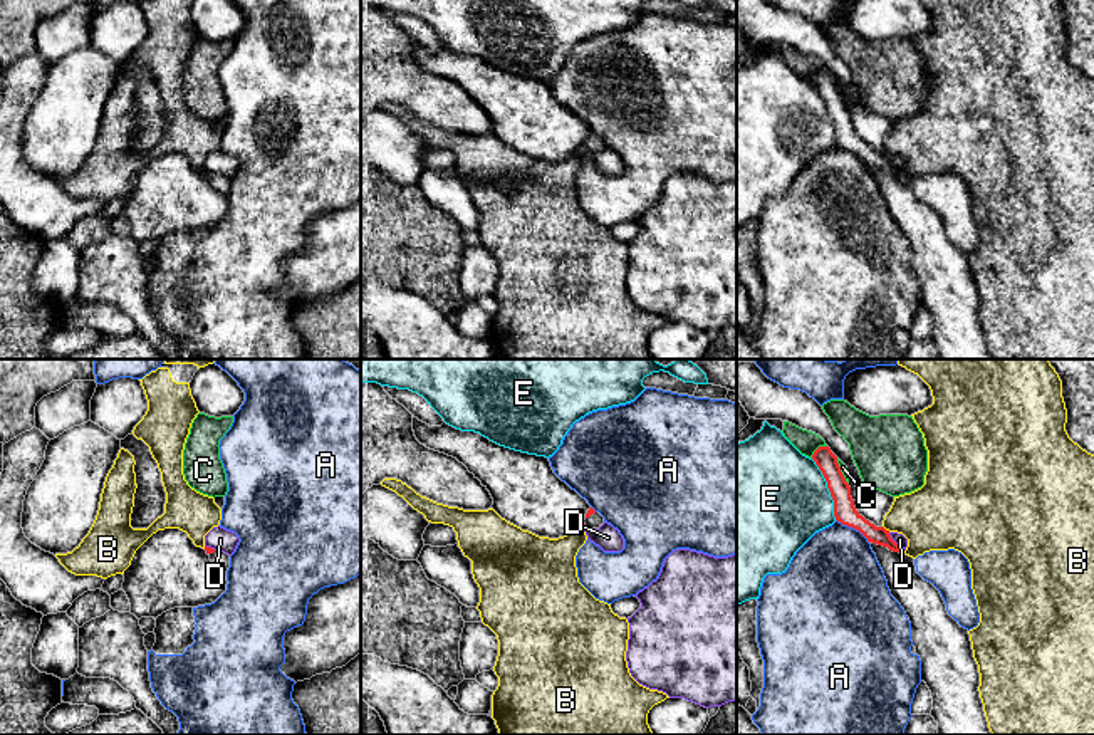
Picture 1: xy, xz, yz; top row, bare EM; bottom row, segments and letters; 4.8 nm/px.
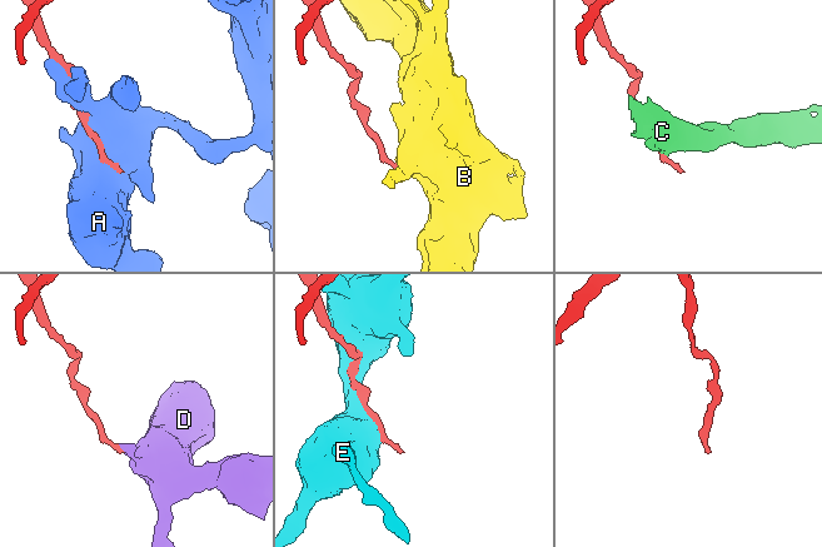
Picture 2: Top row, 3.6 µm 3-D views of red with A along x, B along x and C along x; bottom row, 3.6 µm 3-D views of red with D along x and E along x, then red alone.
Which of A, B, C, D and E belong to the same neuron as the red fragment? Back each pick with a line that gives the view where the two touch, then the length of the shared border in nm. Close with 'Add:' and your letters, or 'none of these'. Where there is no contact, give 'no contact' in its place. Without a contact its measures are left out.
Add: none of these

